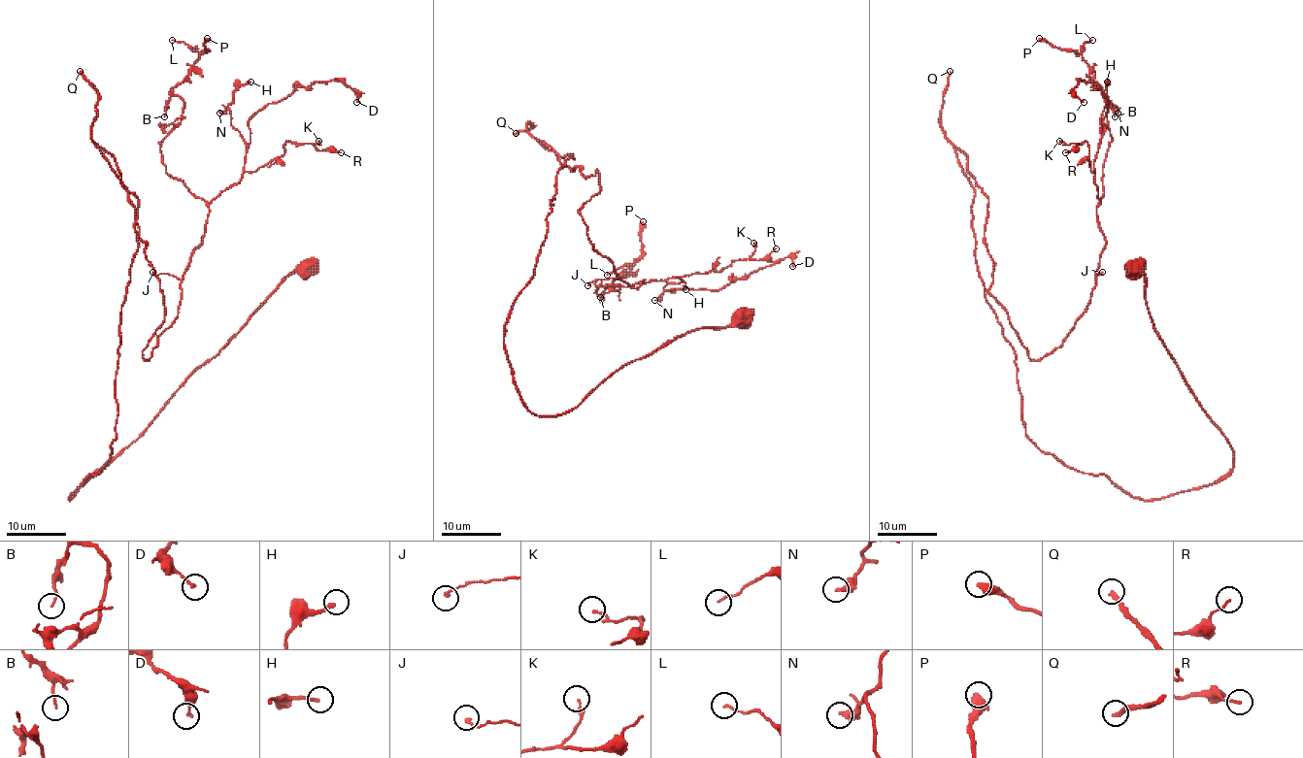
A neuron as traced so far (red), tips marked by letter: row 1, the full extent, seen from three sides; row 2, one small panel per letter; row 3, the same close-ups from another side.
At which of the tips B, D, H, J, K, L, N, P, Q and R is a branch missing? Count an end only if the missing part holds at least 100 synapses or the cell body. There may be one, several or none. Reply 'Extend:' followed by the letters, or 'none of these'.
Extend: Q

